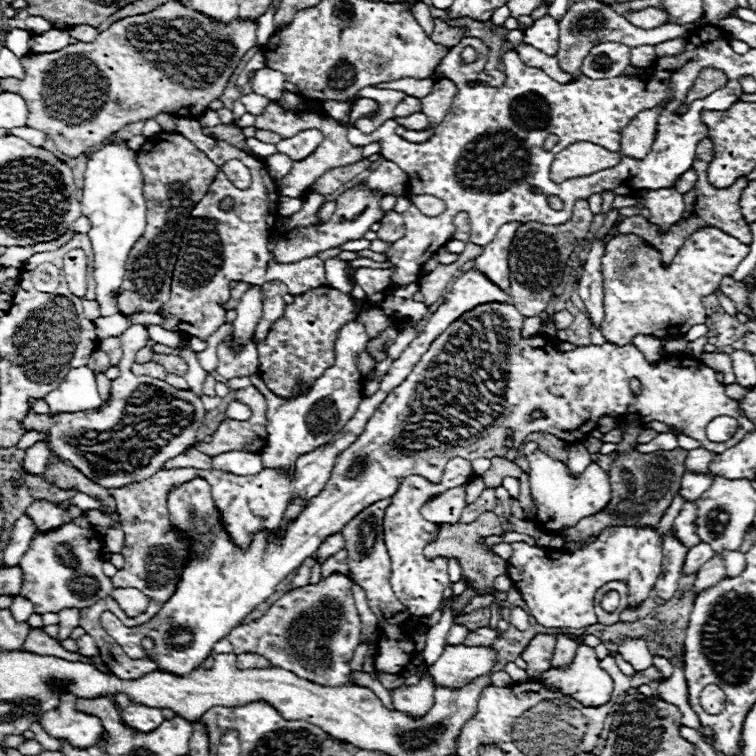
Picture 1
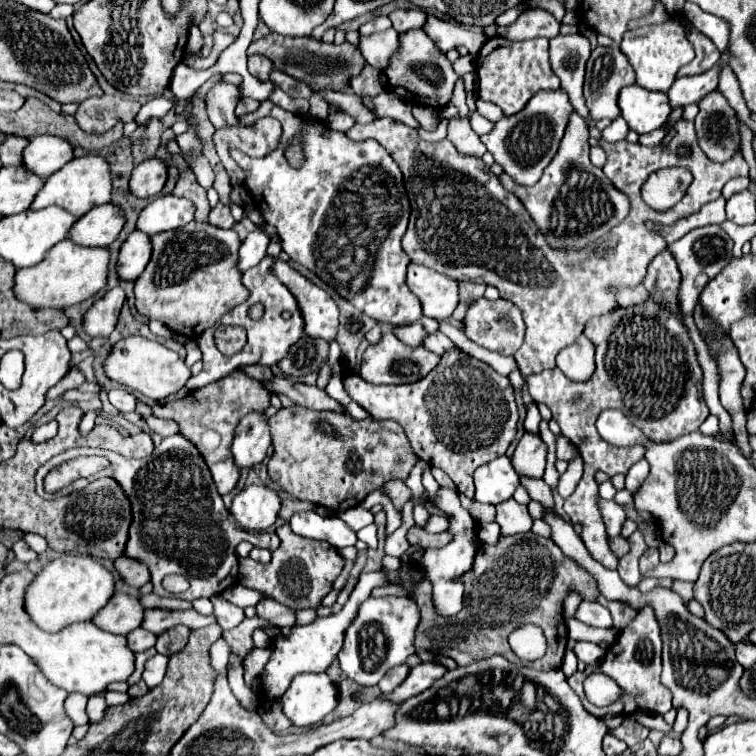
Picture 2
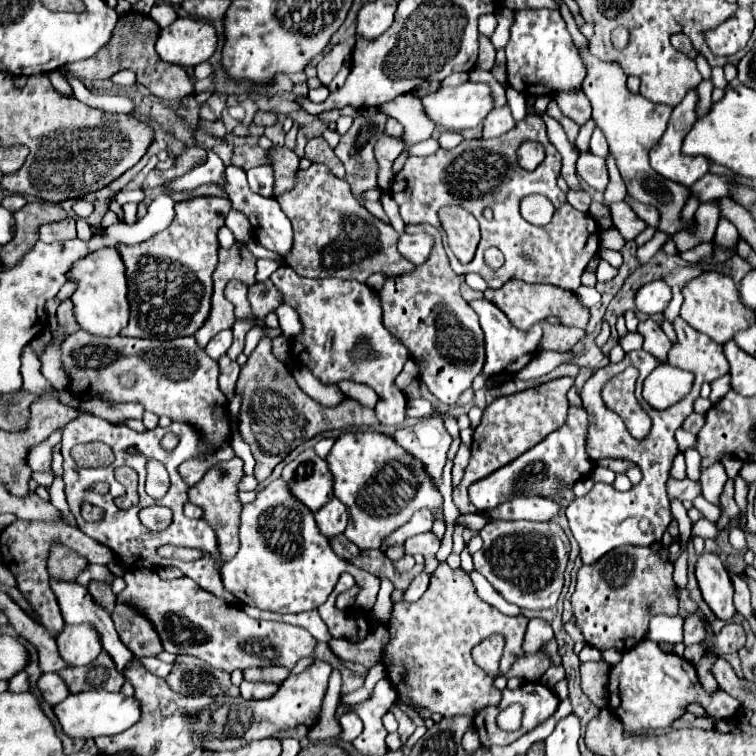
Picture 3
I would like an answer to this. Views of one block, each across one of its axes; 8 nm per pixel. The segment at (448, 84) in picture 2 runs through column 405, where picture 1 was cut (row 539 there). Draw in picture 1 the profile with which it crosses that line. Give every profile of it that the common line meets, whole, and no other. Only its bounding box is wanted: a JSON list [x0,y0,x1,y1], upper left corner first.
[20,516,112,614]

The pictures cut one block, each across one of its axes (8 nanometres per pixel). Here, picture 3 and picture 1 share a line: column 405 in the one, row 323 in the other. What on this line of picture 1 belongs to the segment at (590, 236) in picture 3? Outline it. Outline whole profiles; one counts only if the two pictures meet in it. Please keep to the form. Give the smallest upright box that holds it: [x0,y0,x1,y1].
[160,118,326,340]

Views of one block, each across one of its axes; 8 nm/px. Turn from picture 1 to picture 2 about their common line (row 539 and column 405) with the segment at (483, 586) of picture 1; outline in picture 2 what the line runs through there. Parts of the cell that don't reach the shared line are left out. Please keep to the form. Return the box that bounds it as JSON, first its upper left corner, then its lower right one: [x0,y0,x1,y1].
[268,406,418,512]

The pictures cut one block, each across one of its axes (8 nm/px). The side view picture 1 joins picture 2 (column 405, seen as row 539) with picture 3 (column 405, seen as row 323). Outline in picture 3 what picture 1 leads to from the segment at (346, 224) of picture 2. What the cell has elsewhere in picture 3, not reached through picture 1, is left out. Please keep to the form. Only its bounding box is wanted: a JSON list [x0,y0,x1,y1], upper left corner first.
[326,432,442,548]

